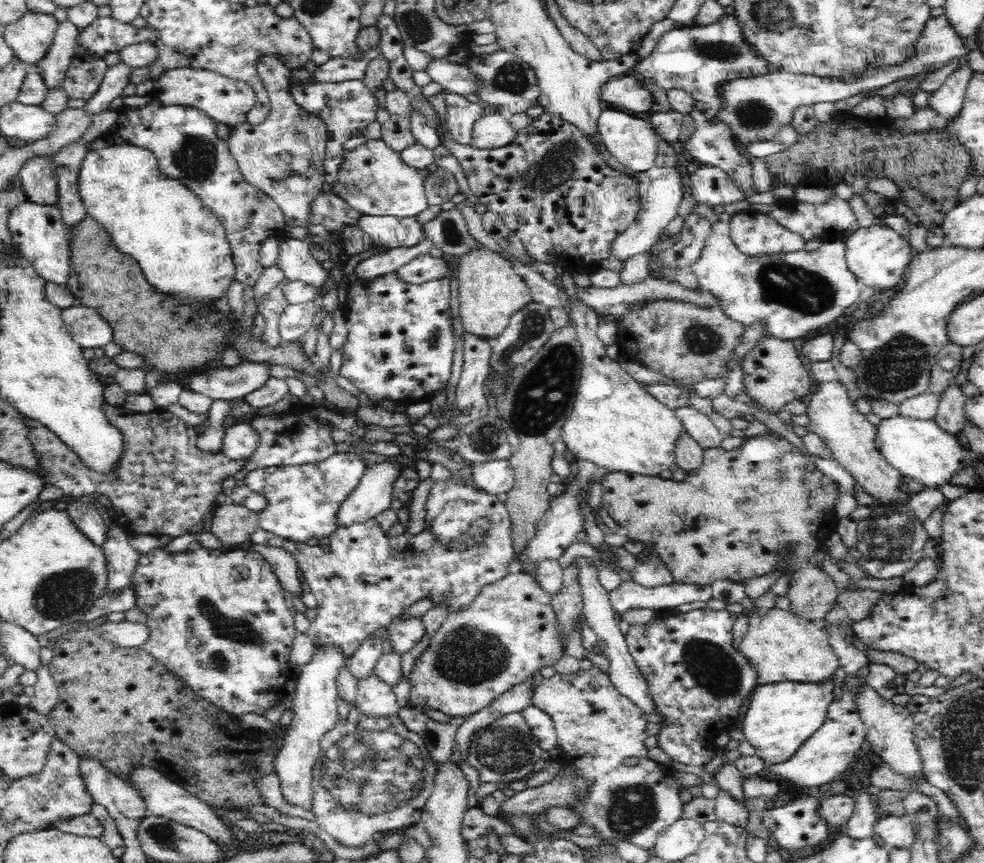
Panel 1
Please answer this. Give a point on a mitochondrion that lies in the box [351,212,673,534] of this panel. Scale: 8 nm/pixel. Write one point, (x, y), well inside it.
(542, 396)

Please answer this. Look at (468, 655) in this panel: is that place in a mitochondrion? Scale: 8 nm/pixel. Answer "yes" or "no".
yes

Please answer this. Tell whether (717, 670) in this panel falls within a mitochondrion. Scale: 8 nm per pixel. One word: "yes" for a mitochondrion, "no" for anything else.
yes

